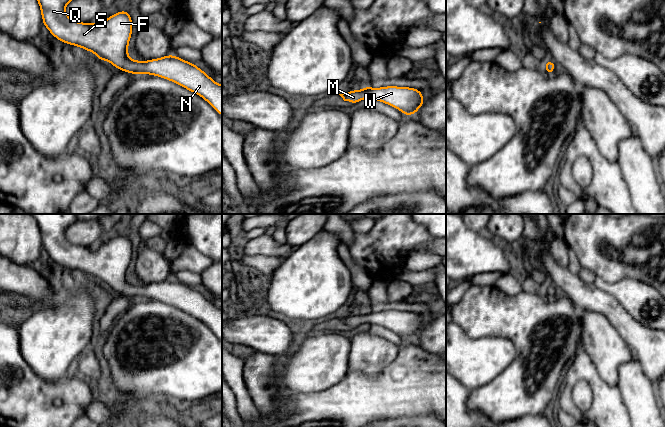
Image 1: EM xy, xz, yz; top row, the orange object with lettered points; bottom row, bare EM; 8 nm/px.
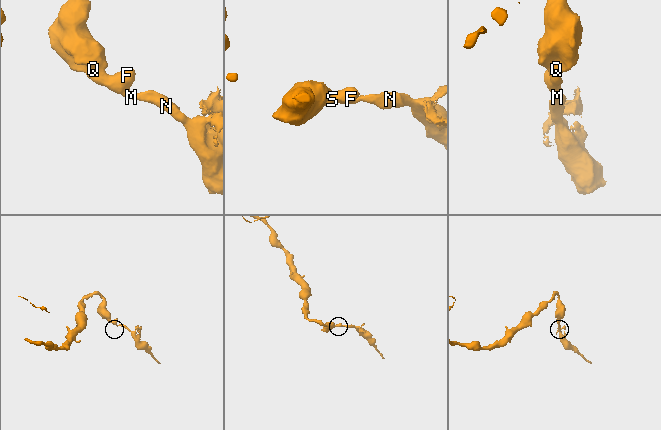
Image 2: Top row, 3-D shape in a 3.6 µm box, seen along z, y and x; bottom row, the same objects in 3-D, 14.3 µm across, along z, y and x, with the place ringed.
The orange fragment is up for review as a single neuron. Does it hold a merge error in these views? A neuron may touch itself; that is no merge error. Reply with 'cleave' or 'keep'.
keep

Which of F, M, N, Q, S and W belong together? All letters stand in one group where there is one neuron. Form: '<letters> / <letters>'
F M N Q S W

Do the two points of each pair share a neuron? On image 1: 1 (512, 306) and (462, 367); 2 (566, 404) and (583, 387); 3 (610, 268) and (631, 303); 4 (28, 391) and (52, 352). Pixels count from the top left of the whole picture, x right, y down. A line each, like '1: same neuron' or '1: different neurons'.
1: different neurons
2: different neurons
3: different neurons
4: different neurons

